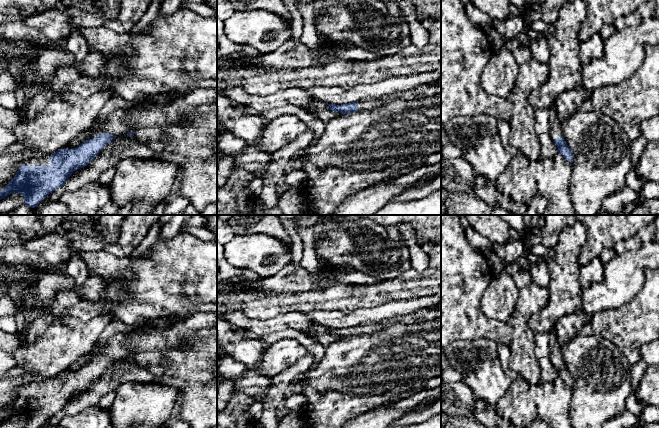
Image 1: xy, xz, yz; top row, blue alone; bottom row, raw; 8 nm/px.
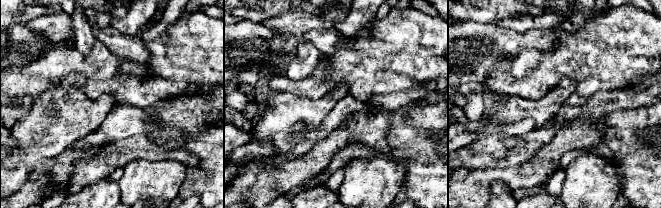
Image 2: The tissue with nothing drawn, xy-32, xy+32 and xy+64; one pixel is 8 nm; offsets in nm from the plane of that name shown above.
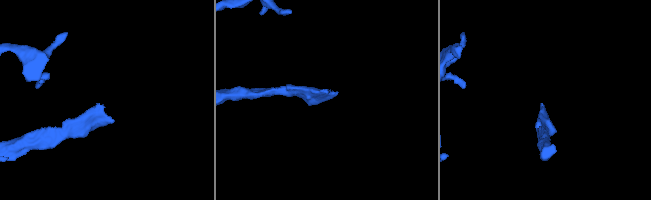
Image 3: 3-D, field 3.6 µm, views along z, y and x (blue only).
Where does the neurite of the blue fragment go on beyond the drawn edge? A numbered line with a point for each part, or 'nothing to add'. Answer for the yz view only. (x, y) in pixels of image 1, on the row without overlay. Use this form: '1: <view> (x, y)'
1: yz (555, 355)

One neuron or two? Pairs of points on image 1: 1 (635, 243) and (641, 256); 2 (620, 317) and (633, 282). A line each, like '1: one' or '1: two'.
1: two
2: two

